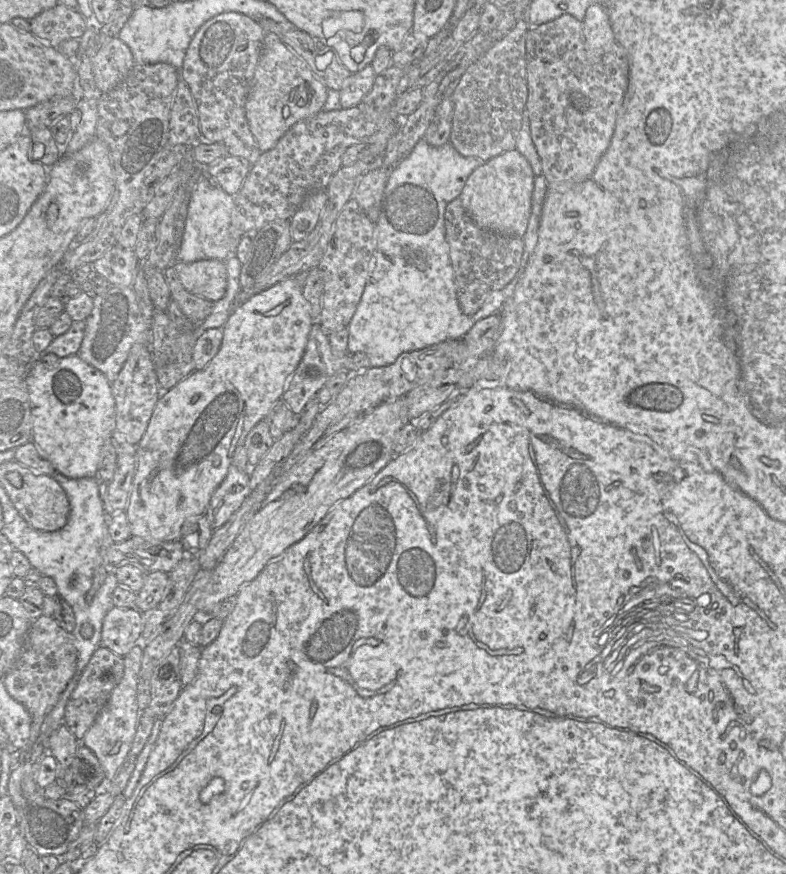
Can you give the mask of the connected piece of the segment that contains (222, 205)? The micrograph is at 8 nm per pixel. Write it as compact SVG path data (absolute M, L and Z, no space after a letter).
M202 177L193 191L188 205L188 213L182 234L177 261L192 263L199 260L216 259L226 262L236 257L236 250L243 232L232 226L234 195L229 195L220 187L211 188L208 179Z

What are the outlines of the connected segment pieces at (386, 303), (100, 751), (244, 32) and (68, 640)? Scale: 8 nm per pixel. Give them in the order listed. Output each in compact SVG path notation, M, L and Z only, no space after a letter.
M421 139L389 172L374 226L367 282L347 326L349 354L365 353L371 367L388 366L403 353L461 339L478 320L498 313L511 296L536 245L548 186L544 176L534 177L531 213L522 238L523 252L516 275L502 289L492 292L474 314L466 315L458 303L445 238L444 213L447 204L459 197L468 176L482 163L478 158L462 156L449 142L434 147Z
M135 646L124 656L124 675L121 682L114 688L109 701L97 716L95 722L86 732L81 743L90 749L97 757L103 772L105 781L111 780L120 766L128 758L141 711L137 703L137 685L141 670L143 650Z
M238 12L221 13L204 23L195 33L180 69L180 79L189 87L197 107L201 139L223 144L229 156L243 158L250 165L256 163L262 152L250 131L245 104L262 53L264 37L265 31L258 20Z
M41 615L32 621L20 657L2 679L9 695L21 703L32 717L30 744L42 739L42 723L74 676L77 660L72 633L62 629L53 617Z

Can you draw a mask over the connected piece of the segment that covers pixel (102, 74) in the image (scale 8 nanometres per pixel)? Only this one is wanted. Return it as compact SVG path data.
M119 38L104 40L92 60L97 88L107 92L118 86L135 65L130 48Z

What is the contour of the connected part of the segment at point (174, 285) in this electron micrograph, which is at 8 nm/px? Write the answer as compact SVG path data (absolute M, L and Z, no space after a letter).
M173 265L167 267L163 273L171 293L171 300L178 304L181 312L194 326L203 322L212 312L215 303L187 292Z

